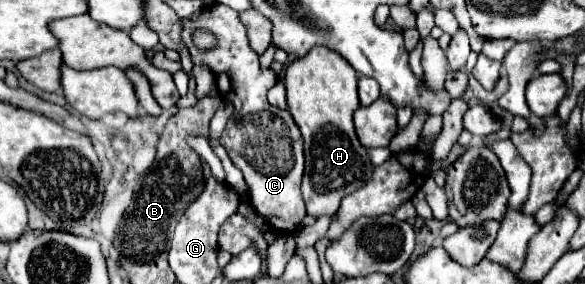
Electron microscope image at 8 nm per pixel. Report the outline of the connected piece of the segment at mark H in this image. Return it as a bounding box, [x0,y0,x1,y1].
[284,46,372,218]

